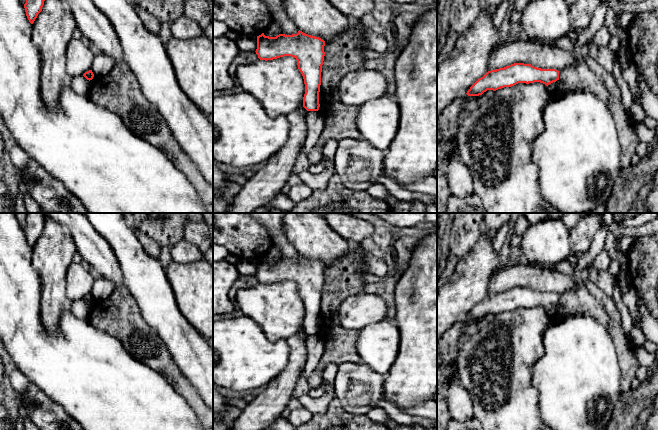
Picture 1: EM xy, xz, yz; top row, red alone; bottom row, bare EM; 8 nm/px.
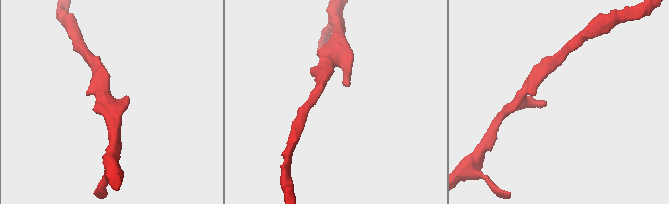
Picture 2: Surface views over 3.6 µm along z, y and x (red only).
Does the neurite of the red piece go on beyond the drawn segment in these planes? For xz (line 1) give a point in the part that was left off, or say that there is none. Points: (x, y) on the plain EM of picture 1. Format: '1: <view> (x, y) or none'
1: none

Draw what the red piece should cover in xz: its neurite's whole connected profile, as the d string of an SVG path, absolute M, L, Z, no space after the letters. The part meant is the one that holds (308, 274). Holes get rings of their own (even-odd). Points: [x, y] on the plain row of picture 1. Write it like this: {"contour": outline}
{"contour": "M300 254L297 258L279 258L276 261L265 260L262 257L257 260L255 276L260 284L265 285L284 280L294 281L305 308L303 331L307 335L318 335L324 270L324 264Z"}

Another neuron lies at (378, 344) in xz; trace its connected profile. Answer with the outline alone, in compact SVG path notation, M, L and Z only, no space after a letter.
M386 319L362 328L356 348L362 363L386 376L398 356L399 345L398 327L393 320Z

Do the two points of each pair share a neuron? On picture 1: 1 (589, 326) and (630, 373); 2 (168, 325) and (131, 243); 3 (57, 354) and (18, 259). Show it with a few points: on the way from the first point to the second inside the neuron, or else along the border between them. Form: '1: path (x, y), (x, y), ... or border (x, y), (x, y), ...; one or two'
1: border (610, 337), (617, 354), (620, 382); two
2: path (157, 305), (153, 292), (135, 263); one
3: path (33, 330), (21, 318), (21, 290), (18, 283); one

